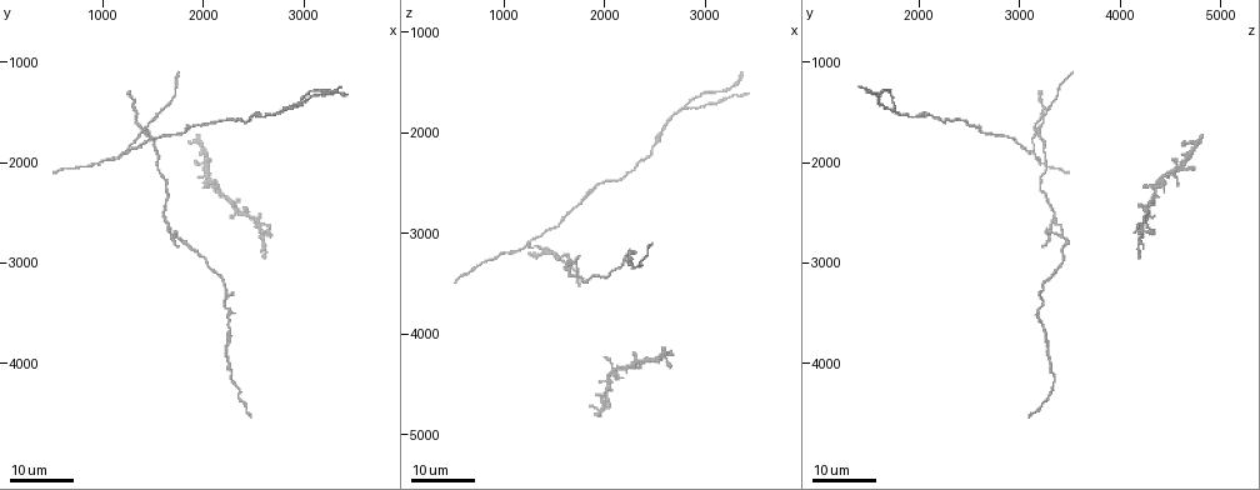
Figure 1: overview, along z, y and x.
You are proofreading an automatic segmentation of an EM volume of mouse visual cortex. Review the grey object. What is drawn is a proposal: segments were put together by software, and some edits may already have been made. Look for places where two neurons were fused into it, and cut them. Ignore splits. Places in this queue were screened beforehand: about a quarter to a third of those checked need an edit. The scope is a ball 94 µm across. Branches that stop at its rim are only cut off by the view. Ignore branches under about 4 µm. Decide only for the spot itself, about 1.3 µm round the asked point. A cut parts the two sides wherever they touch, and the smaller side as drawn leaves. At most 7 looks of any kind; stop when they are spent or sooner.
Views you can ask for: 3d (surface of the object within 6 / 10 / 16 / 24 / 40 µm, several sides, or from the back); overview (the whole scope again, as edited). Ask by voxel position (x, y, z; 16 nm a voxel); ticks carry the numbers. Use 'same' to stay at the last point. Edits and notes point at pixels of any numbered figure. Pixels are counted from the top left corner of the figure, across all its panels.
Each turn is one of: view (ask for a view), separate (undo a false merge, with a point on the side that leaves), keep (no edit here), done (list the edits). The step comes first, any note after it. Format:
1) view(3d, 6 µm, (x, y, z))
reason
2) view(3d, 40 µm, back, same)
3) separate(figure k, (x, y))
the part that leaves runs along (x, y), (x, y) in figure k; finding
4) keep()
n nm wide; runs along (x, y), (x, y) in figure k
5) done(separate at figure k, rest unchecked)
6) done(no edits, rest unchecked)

view(3d, 16 µm, (1220, 1900, 3140))
a fork

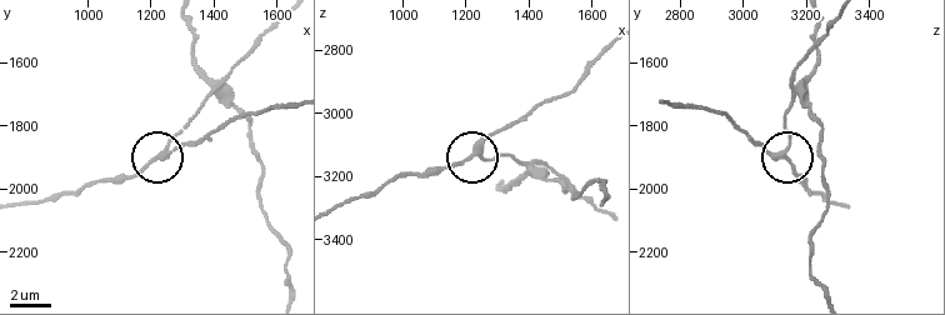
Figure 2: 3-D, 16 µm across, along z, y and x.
view(3d, 10 µm, (1230, 1890, 3120))

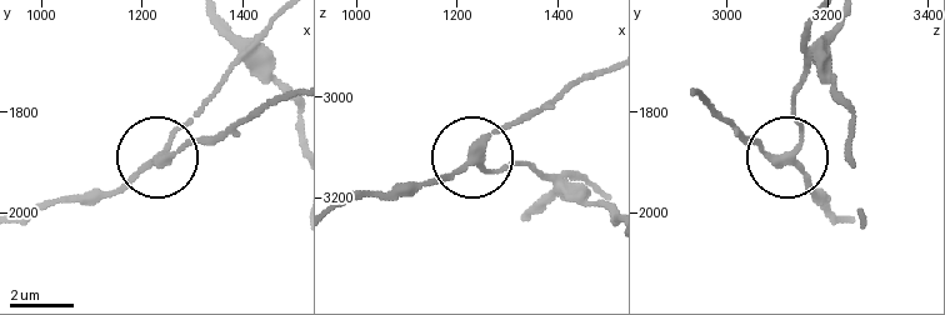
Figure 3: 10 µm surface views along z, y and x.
keep()
3 arms; runs along (608, 209), (519, 161), (463, 166), (418, 190) in figure 3; one neuron here

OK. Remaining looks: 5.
view(3d, 16 µm, (1380, 1700, 3160))
four-way junction

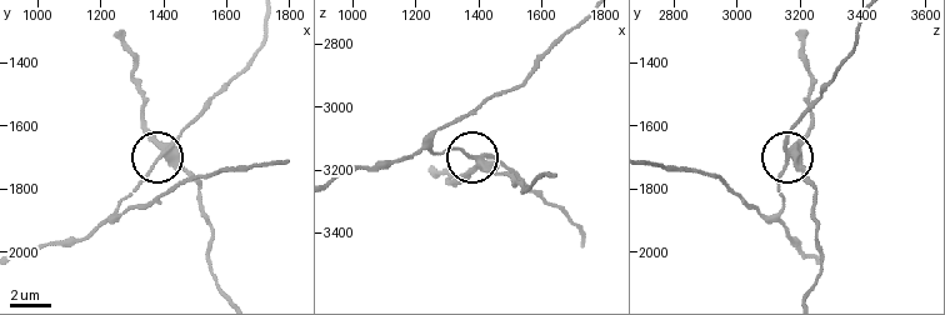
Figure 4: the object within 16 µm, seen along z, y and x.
view(3d, 10 µm, (1400, 1690, 3160))

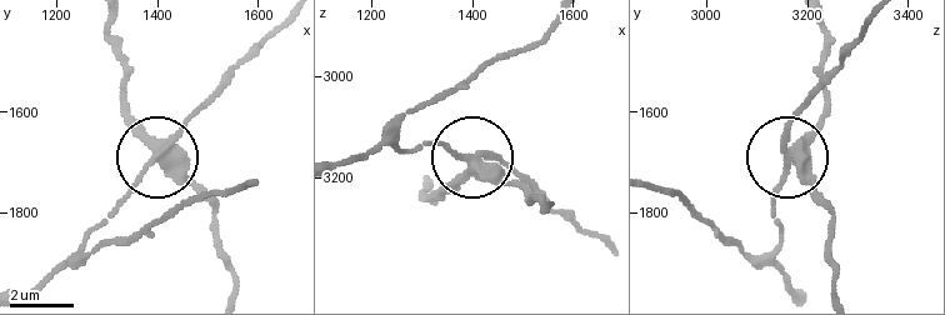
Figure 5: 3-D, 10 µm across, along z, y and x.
separate(figure 5, (129, 128))
4 arms; the part that leaves runs along (161, 160), (213, 214), (231, 288) in figure 5; two neurons meet here

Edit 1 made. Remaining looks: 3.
view(3d, 16 µm, (2800, 1460, 1760))
three arms meet

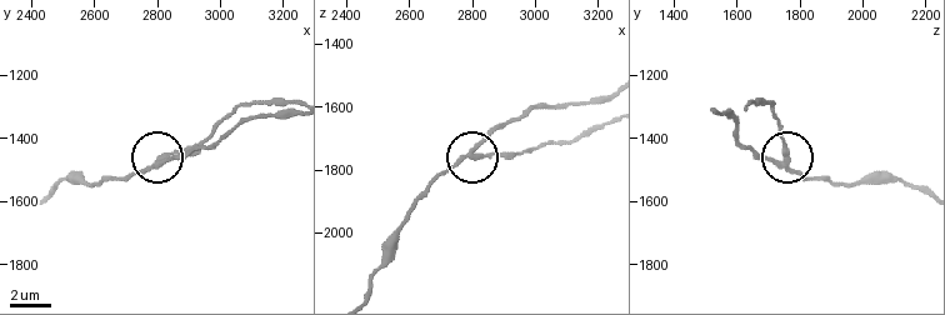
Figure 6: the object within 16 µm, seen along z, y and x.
view(3d, 10 µm, (2800, 1470, 1750))

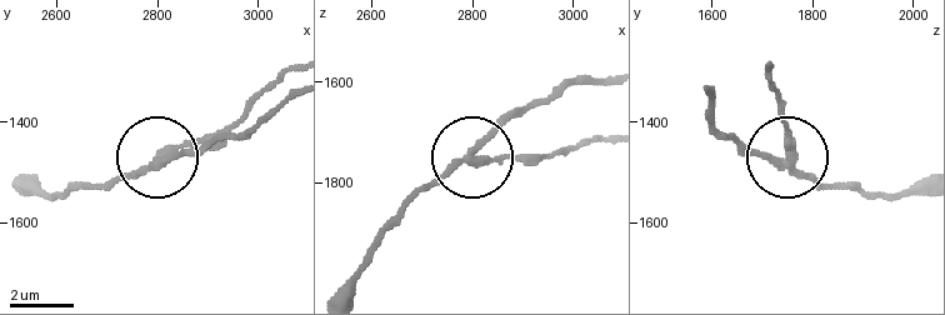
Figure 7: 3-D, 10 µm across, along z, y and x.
separate(figure 7, (516, 156))
the part that leaves runs along (473, 158), (543, 158), (608, 136) in figure 7; two neurons meet here

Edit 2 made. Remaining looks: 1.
done(separate at figure 5, separate at figure 7, rest unchecked)

